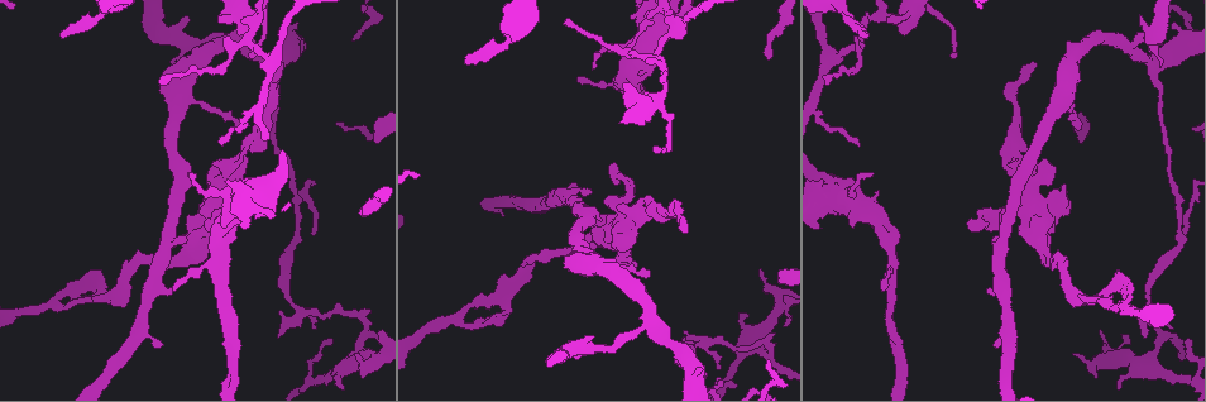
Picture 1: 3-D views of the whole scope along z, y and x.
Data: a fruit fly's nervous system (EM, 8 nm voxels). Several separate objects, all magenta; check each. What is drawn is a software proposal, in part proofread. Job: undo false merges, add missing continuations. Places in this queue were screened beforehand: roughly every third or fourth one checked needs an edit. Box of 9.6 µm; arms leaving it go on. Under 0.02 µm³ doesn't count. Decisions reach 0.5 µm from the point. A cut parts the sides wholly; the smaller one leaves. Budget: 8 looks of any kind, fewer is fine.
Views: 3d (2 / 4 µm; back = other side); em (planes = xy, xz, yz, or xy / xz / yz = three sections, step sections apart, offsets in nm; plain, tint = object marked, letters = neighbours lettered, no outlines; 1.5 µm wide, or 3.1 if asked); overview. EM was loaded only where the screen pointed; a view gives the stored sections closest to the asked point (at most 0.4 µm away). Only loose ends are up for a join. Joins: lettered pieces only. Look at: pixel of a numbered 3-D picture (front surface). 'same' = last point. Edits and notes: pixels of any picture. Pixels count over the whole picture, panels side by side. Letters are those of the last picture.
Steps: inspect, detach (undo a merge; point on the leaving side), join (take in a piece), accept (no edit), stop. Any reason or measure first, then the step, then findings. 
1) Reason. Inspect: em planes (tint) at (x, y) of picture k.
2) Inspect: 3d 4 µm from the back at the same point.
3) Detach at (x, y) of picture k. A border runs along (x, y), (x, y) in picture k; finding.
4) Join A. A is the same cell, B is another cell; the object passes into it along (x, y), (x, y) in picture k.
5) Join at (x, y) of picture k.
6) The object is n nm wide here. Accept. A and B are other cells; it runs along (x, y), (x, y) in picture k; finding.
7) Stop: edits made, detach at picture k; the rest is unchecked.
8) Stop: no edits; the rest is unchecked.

Tapers out. Inspect: em planes (letters) at (868, 36) of picture 1.

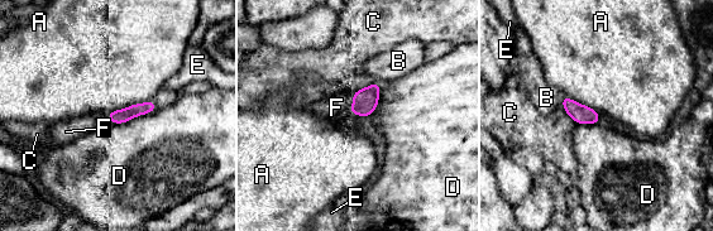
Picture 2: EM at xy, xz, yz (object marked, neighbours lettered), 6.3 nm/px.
The object is 90 nm wide here. Join F. F is the same cell, A, B, C, D and E are other cells; it goes on there.

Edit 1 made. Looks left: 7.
Inspect: overview.

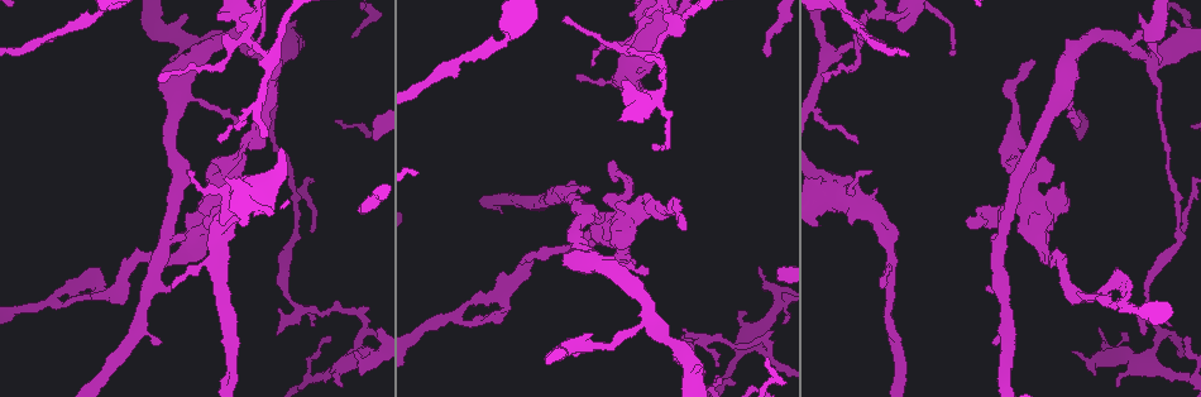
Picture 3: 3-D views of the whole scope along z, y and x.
Thin end. Inspect: em planes (tint) at (952, 53) of picture 3.

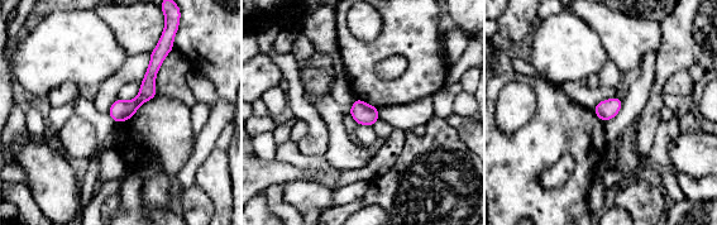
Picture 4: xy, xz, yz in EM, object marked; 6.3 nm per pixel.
Inspect: em planes (letters) at the same point.

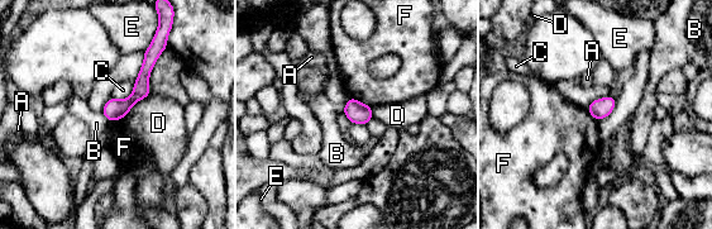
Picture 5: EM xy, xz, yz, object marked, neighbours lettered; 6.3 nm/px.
The object is 130 nm wide here. Accept. A, B, C, D, E and F are other cells; no lettered piece goes on from it.

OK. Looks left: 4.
Thin end. Inspect: 3d 2 µm from the back at (1036, 61) of picture 3.

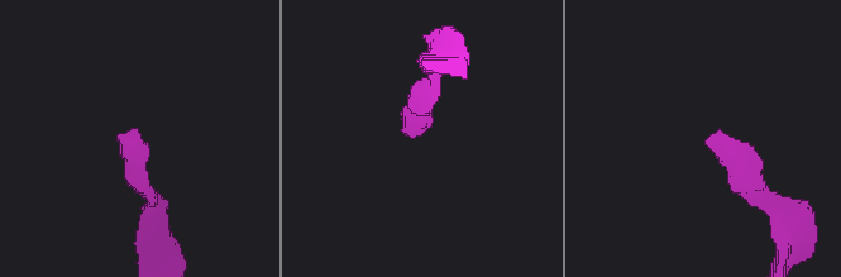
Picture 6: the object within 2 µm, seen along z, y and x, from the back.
Shape alone is not enough. Inspect: em planes (letters) at (129, 144) of picture 6.

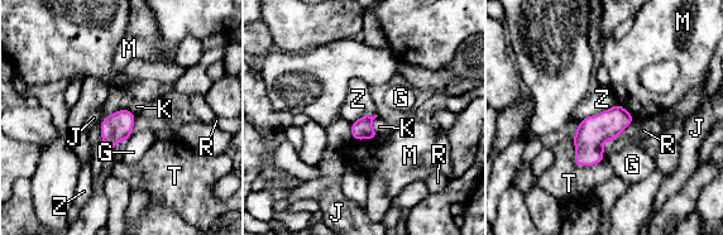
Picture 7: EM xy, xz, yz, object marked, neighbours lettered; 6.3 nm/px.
Accept. G, J, K, M, R, T and Z are other cells; a border runs along (128, 109), (101, 121), (100, 139) in picture 7; no lettered piece goes on from it.

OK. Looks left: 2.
Stop: edits made, join at picture 2; the rest is unchecked.

